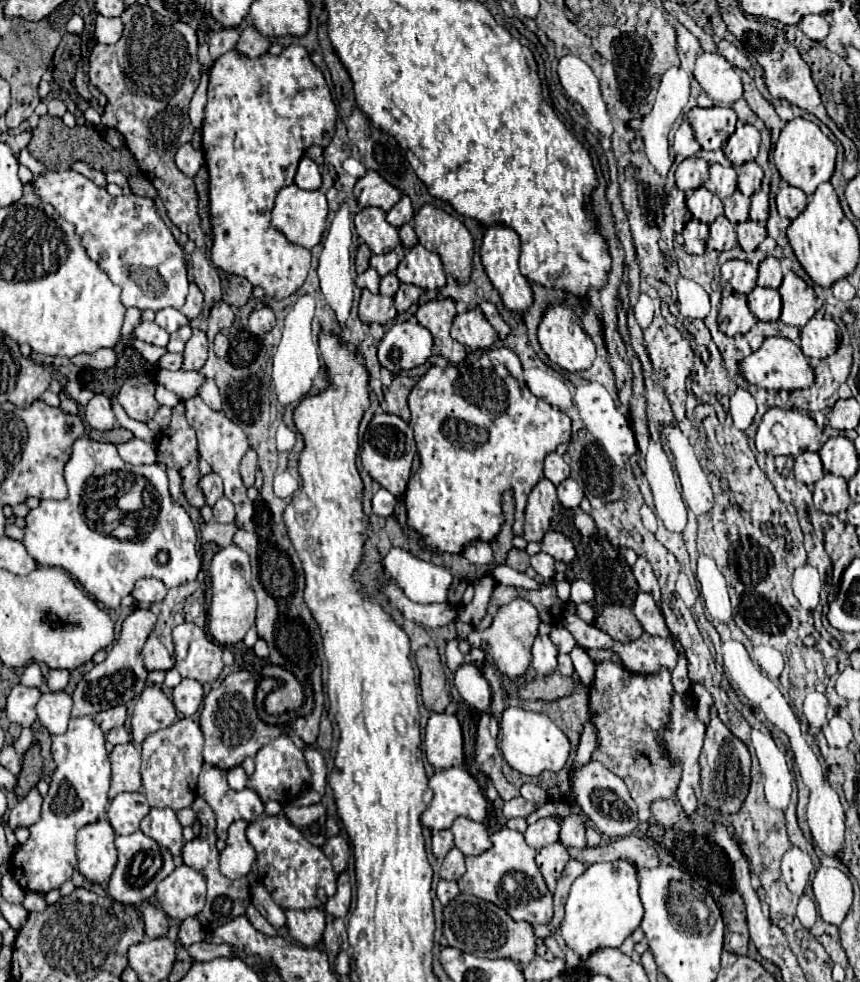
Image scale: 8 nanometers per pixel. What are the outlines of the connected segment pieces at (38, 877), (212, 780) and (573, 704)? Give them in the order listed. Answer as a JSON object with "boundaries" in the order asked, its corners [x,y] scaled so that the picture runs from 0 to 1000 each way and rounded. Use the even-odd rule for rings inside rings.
{"boundaries":[[[[106,729],[83,731],[80,743],[71,749],[62,749],[62,774],[66,778],[57,807],[50,813],[48,833],[36,839],[34,853],[13,870],[10,888],[22,898],[29,908],[48,908],[71,904],[73,898],[83,896],[90,874],[87,874],[87,851],[90,845],[117,835],[124,827],[124,807],[127,807],[127,772],[122,764],[122,749]]],[[[236,778],[231,788],[229,809],[238,813],[238,817],[248,823],[252,833],[252,853],[264,853],[264,843],[273,835],[294,837],[306,831],[306,817],[301,811],[285,802],[285,804],[269,804],[264,798],[264,786],[255,784],[245,778]]],[[[671,701],[669,707],[645,713],[645,715],[631,715],[631,725],[650,737],[650,741],[659,747],[664,756],[664,768],[669,770],[676,741],[685,733],[685,717],[683,717],[683,701]]]]}

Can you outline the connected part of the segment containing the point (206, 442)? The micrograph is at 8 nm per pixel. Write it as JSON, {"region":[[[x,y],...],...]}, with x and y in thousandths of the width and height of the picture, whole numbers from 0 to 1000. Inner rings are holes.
{"region":[[[231,403],[215,407],[215,413],[217,413],[217,428],[227,436],[227,440],[229,440],[231,462],[257,485],[259,495],[262,495],[262,505],[273,513],[273,521],[276,521],[273,534],[276,534],[276,538],[283,538],[283,534],[294,532],[297,523],[295,512],[290,509],[287,497],[283,495],[280,483],[278,483],[278,470],[280,470],[283,462],[290,458],[287,444],[285,444],[285,440],[273,430],[269,430],[262,424],[262,420],[245,418]]]}

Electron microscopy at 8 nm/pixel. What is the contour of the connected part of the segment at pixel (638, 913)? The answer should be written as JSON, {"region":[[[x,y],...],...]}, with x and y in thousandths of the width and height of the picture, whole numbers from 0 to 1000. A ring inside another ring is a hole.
{"region":[[[734,876],[692,878],[683,882],[662,906],[652,951],[671,974],[680,978],[694,965],[720,965],[724,957],[745,941],[745,937],[748,921],[743,916],[743,894],[738,880]]]}

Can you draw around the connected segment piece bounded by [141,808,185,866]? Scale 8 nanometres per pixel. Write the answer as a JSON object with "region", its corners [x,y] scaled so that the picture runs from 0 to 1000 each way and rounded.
{"region":[[[176,823],[173,829],[164,835],[164,847],[178,853],[183,859],[199,866],[206,882],[210,882],[210,864],[213,864],[213,841],[208,839],[199,823]]]}

